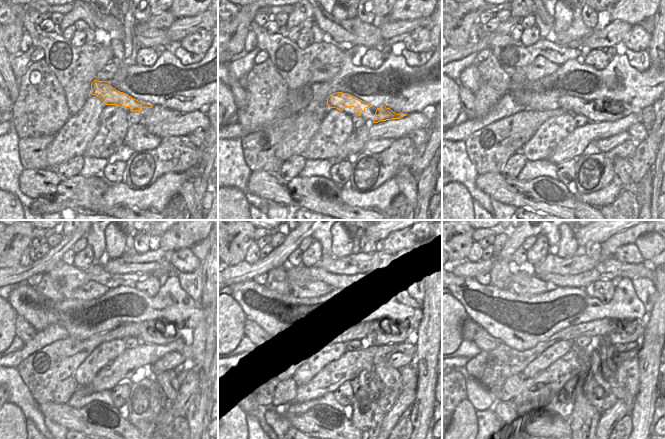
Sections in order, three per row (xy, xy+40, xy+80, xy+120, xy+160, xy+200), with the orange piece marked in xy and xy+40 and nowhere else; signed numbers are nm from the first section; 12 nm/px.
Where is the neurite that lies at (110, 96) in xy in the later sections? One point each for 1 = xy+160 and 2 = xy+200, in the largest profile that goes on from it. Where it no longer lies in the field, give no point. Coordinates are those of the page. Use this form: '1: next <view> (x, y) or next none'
1: next xy+160 (397, 332)
2: next xy+200 (621, 330)

